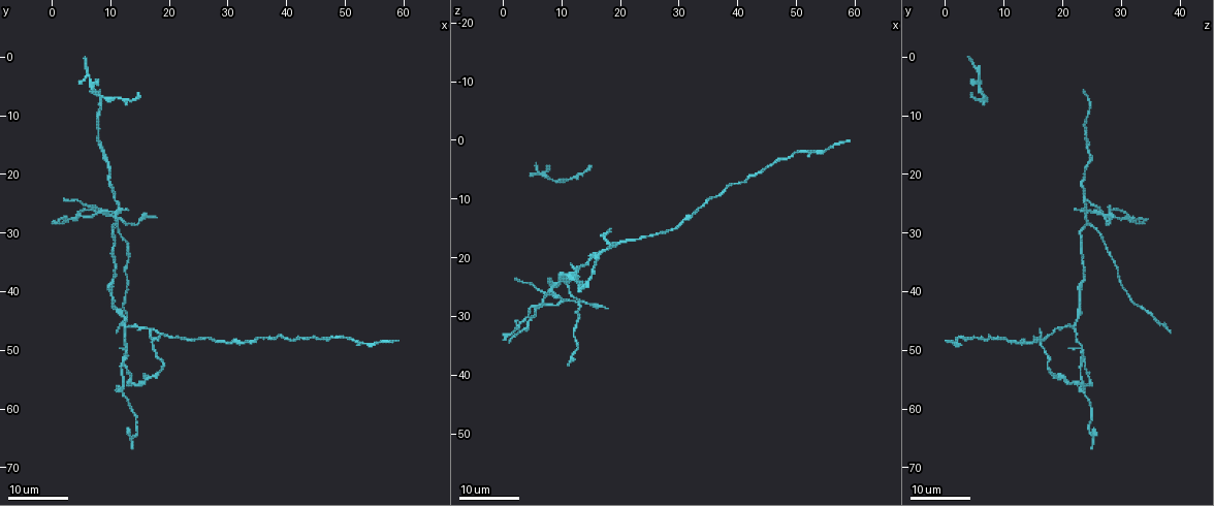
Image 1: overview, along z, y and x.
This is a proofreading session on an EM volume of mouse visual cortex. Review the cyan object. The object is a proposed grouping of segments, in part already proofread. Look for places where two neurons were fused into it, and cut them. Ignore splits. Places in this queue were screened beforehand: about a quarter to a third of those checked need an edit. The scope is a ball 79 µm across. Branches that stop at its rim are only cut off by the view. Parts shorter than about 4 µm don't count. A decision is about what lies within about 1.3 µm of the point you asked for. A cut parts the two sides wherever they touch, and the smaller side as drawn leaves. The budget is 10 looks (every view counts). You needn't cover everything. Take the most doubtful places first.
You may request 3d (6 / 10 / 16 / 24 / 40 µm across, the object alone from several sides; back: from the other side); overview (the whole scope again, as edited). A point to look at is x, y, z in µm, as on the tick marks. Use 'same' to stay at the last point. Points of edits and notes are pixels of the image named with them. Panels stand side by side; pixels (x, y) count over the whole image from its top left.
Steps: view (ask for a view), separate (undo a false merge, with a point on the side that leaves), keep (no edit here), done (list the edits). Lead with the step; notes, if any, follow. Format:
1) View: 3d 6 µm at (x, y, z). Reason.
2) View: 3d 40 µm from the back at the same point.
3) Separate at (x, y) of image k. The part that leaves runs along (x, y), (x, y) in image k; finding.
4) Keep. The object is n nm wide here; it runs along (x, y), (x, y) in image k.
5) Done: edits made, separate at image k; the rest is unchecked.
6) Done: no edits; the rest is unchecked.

View: 3d 16 µm at (11.0, 26.0, 24.0). Looks like a crossing.

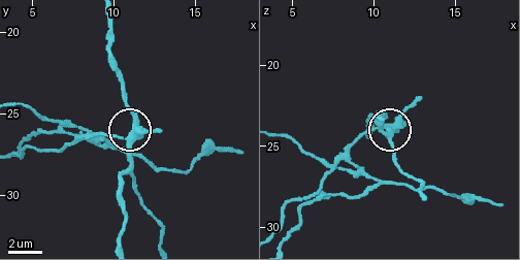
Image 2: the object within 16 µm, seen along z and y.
View: 3d 6 µm at the same point.

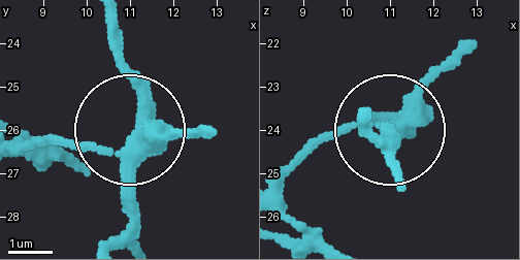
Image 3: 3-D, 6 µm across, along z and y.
Separate at (71, 142) of image 3. 4 arms meet here; two neurons meet here.

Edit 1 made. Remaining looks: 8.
View: 3d 16 µm at (10.0, 40.5, 22.5).

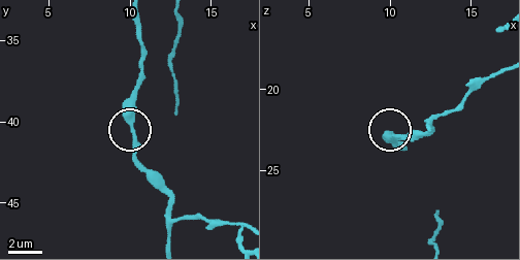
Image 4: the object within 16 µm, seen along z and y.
View: 3d 6 µm at the same point.

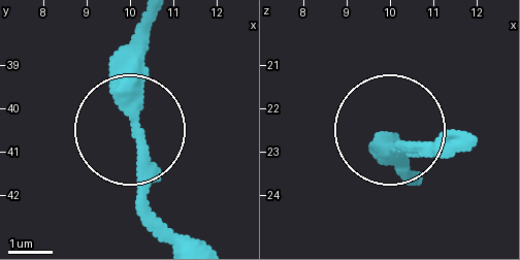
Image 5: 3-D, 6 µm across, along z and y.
Keep. The object is 300 nm wide here; one neuron here.

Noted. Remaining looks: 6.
View: 3d 16 µm at (12.5, 46.0, 22.0). Three-way junction.

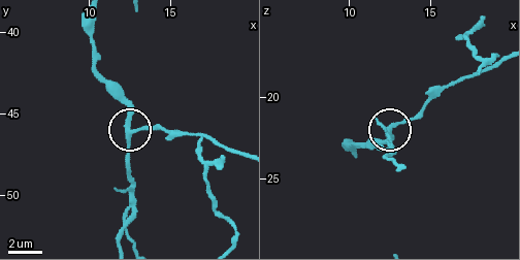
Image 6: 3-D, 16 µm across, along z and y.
View: 3d 6 µm at (12.8, 46.0, 21.7).

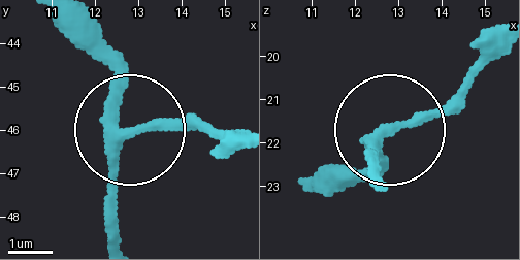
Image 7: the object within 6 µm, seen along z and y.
Keep. 3 arms meet here; it runs along (63, 22), (119, 89), (119, 229) in image 7; continuous, no second neuron.

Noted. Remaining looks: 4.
View: 3d 24 µm at (11.0, 6.5, 7.0). A narrow waist.

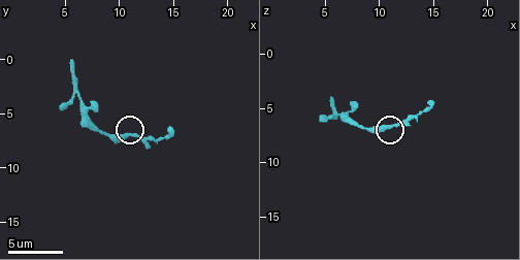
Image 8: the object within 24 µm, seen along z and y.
View: 3d 6 µm at (11.2, 7.2, 6.8).

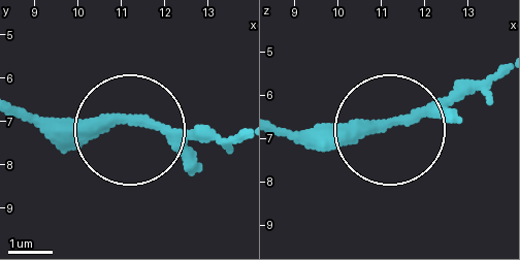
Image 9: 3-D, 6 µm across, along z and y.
Keep. The object is 250 nm wide here; continuous, no second neuron.

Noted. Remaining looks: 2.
View: 3d 16 µm at (17.0, 55.0, 19.0). Narrows sharply.

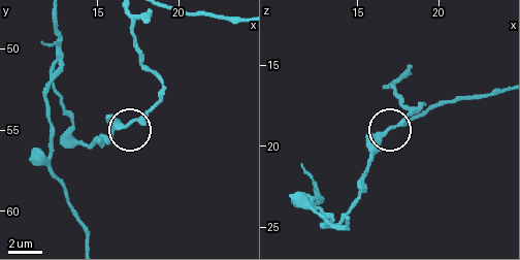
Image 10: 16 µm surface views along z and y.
View: 3d 6 µm at (17.0, 54.5, 19.0).

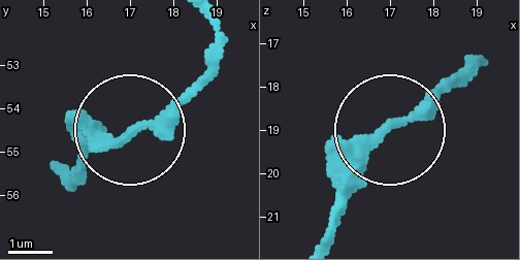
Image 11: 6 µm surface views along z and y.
Keep. Continuous, no second neuron.

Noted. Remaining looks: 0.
Done: edits made, separate at image 3; the rest is unchecked.

